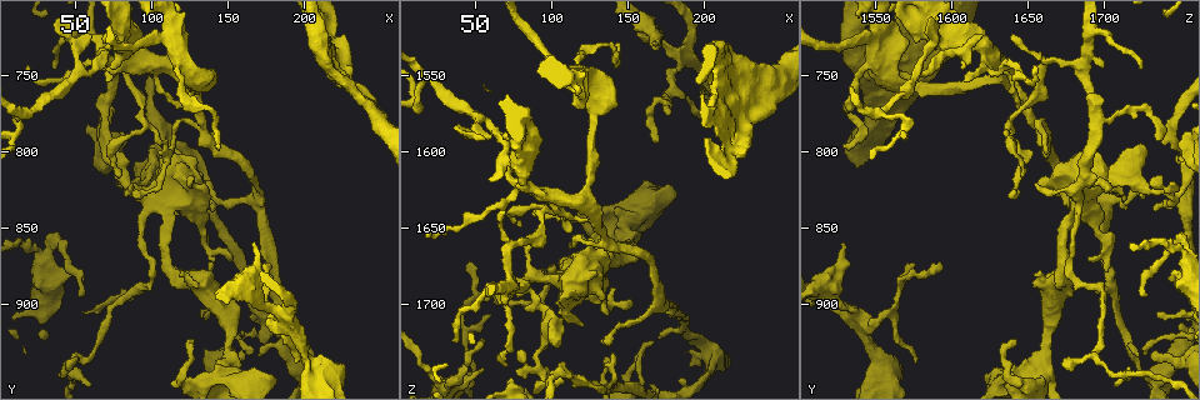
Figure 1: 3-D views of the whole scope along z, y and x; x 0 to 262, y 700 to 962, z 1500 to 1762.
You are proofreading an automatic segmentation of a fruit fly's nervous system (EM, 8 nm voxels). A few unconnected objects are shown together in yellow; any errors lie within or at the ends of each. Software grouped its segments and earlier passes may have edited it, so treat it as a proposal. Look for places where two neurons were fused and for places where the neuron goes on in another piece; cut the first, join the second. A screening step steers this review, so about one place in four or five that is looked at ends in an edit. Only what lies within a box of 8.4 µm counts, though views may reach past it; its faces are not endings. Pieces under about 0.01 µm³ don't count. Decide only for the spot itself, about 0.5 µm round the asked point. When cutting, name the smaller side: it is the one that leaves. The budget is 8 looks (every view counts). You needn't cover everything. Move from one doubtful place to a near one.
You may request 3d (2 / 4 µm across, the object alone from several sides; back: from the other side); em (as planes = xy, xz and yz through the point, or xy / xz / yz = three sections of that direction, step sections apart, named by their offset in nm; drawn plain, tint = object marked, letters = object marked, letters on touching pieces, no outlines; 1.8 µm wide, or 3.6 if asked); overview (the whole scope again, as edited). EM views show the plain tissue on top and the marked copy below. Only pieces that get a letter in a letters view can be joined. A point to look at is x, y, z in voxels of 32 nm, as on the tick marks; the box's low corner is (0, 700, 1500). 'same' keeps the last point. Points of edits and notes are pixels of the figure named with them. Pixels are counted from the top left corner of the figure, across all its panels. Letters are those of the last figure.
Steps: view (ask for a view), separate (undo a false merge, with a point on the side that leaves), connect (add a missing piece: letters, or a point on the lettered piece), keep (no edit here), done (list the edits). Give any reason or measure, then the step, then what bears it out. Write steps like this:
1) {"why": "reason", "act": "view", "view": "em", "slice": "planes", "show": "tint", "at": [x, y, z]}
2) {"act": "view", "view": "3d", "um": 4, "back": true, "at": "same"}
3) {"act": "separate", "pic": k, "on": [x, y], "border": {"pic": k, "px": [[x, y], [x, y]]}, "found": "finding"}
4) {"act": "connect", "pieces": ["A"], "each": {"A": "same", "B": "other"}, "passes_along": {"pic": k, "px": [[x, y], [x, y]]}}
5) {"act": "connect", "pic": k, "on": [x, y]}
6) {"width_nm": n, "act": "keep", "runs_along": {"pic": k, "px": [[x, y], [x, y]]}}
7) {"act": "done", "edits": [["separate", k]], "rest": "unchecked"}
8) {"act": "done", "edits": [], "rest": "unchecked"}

{"why": "thick turns thin", "act": "view", "view": "em", "slice": "xy", "step": 16, "show": "tint", "at": [120, 948, 1638]}

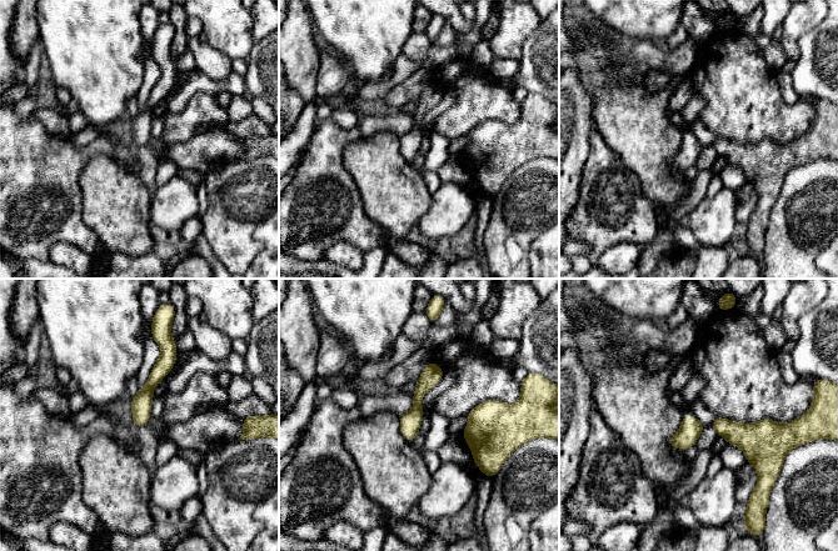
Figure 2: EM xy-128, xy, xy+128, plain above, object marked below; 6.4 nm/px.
{"act": "view", "view": "em", "slice": "planes", "show": "letters", "at": "same"}

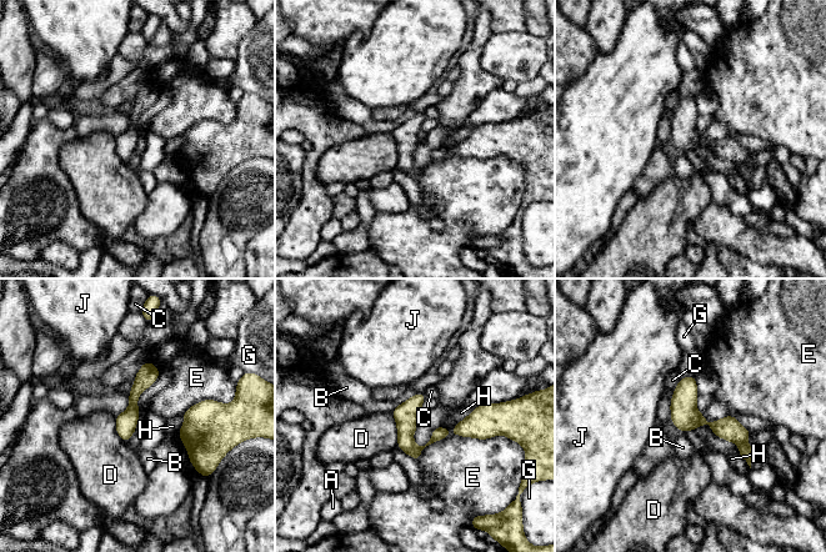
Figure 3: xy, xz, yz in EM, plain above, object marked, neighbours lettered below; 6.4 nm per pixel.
{"longest_contact_nm": ["E", 550], "act": "keep", "each": {"A": "other", "B": "other", "C": "other", "D": "other", "E": "other", "G": "other", "H": "other", "J": "other"}, "border": {"pic": 3, "px": [[399, 405], [391, 412]]}, "found": "one neuron here"}

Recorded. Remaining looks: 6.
{"why": "a fork", "act": "view", "view": "3d", "um": 2, "at": [190, 910, 1540]}

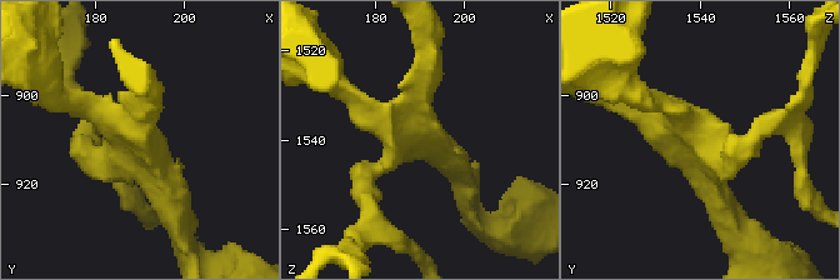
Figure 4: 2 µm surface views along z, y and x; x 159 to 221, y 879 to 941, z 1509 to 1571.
{"arms": 4, "act": "view", "view": "em", "slice": "planes", "show": "letters", "at": [188, 911, 1538]}

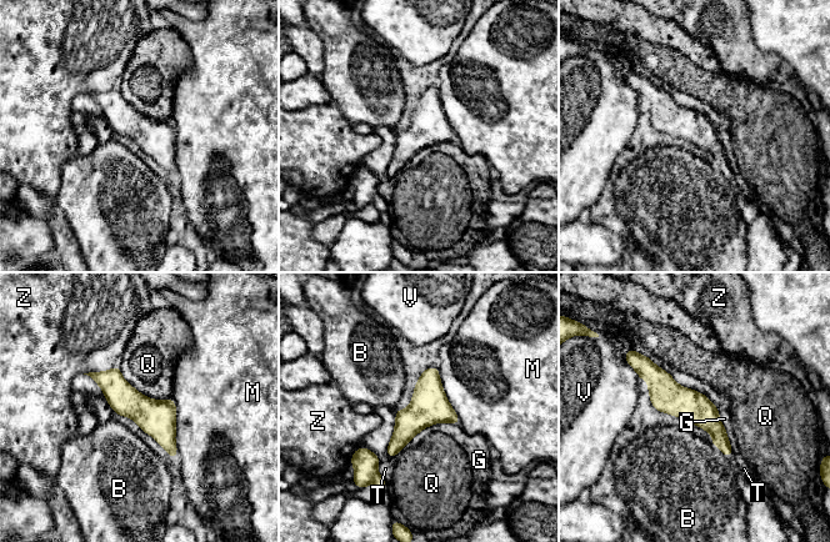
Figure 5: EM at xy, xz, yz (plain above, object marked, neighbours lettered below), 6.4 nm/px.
{"act": "keep", "each": {"B": "other", "G": "other", "M": "other", "Q": "other", "T": "other", "V": "other", "Z": "other"}, "runs_along": {"pic": 5, "px": [[641, 365], [719, 433], [729, 453]]}, "found": "one neuron here"}

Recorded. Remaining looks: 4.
{"why": "thick turns thin", "act": "view", "view": "3d", "um": 4, "back": true, "at": [246, 774, 1550]}

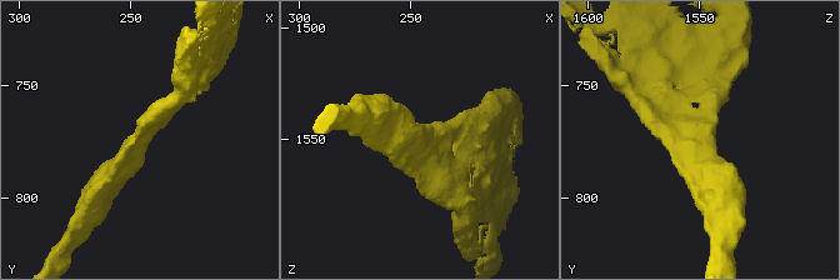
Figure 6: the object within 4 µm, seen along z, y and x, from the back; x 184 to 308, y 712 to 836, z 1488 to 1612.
{"act": "view", "view": "em", "slice": "planes", "show": "tint", "at": [245, 775, 1550]}

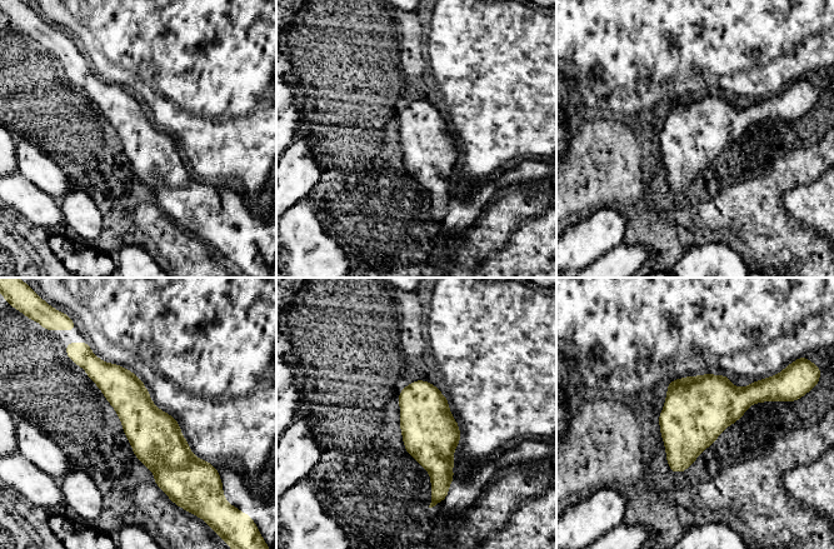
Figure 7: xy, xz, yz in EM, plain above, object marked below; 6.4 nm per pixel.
{"why": "what lies round it", "act": "view", "view": "em", "slice": "planes", "show": "letters", "at": "same"}

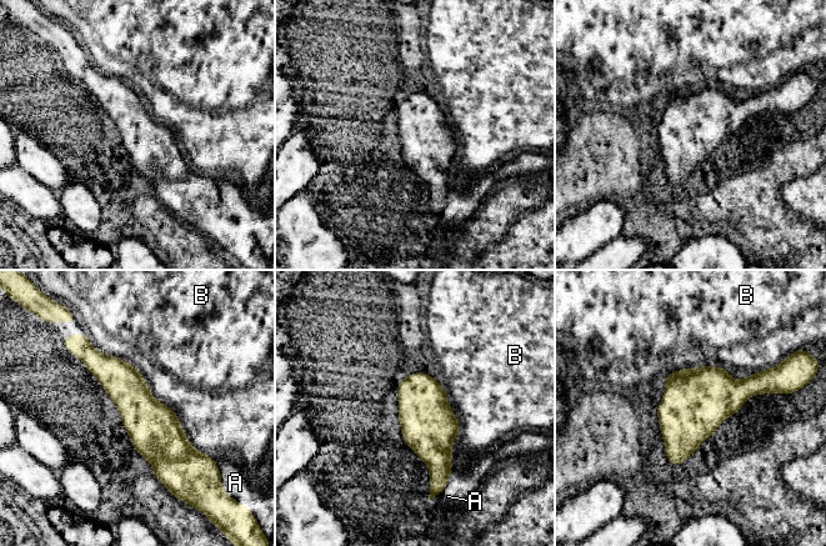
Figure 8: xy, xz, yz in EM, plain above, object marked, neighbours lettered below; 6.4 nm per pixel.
{"width_nm": 320, "act": "keep", "each": {"A": "other", "B": "other"}, "runs_along": {"pic": 8, "px": [[88, 352], [133, 397], [174, 474]]}, "found": "all the same neuron"}

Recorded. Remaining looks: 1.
{"act": "done", "edits": [], "rest": "unchecked"}

